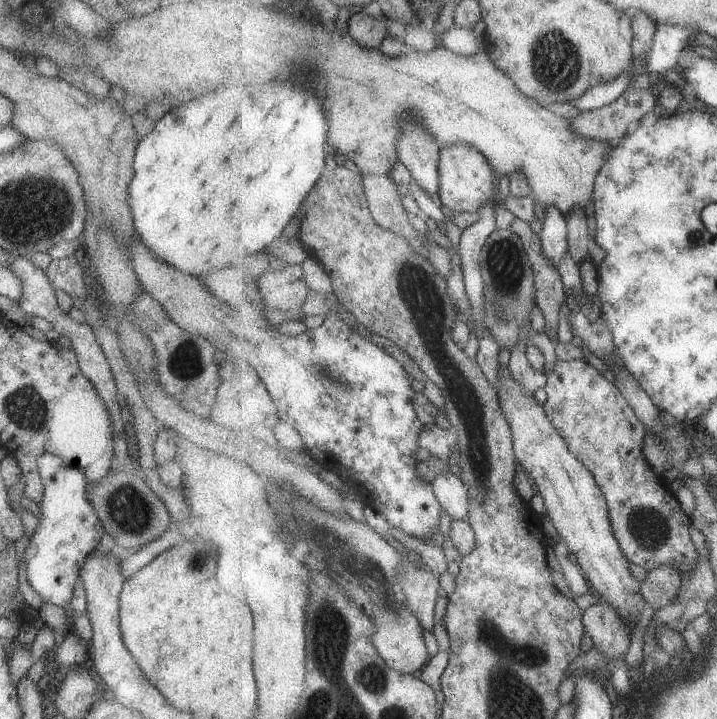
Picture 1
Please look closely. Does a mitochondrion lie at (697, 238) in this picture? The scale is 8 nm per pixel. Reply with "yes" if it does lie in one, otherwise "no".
yes

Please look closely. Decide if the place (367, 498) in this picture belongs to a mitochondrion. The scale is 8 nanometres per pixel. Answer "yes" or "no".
no

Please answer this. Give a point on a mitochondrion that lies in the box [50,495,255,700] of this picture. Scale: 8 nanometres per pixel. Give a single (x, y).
(198, 558)

